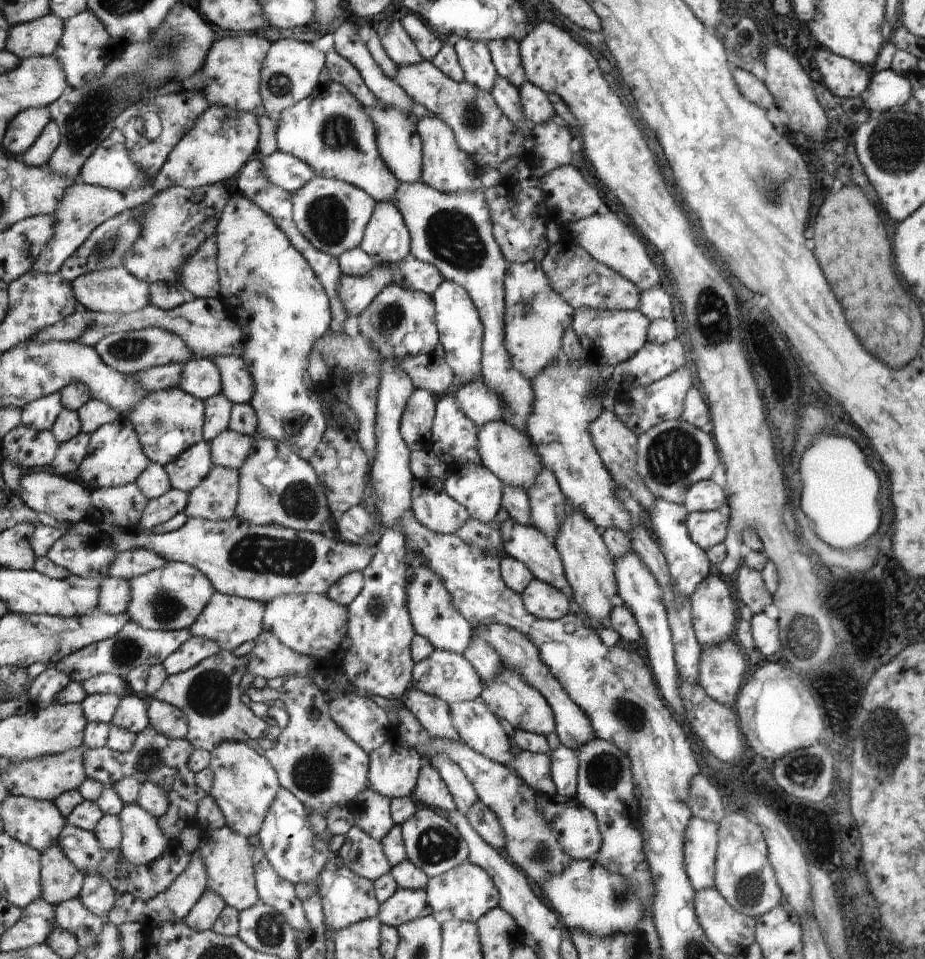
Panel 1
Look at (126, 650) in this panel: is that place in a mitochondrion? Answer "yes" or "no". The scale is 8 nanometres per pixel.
yes

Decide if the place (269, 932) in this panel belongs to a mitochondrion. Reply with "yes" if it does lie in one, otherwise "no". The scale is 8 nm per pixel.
yes

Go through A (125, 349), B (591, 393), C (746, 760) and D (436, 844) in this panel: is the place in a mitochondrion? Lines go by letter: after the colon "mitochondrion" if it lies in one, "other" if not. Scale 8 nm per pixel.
A: mitochondrion
B: mitochondrion
C: other
D: mitochondrion

